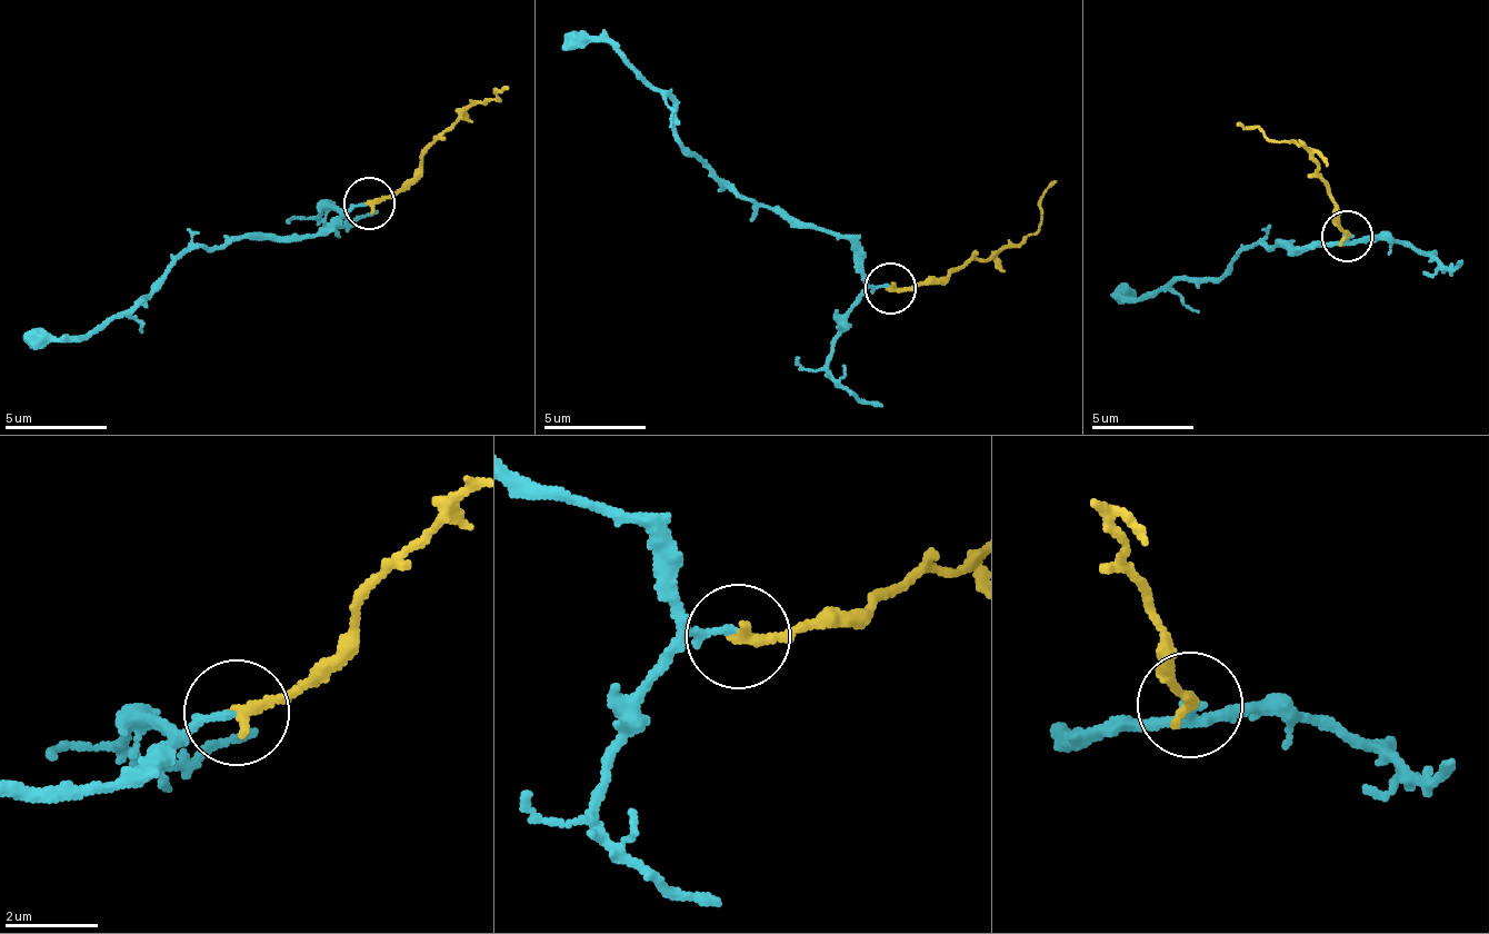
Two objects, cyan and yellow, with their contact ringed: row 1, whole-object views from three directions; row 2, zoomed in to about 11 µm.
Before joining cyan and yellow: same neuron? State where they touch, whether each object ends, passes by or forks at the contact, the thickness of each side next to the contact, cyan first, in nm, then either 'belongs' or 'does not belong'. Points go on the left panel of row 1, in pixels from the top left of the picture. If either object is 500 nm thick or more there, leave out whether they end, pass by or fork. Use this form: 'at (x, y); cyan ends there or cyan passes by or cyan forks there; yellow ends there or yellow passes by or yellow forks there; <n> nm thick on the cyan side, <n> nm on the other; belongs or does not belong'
at (369, 202); cyan ends there; yellow ends there; 150 nm thick on the cyan side, 240 nm on the other; belongs

